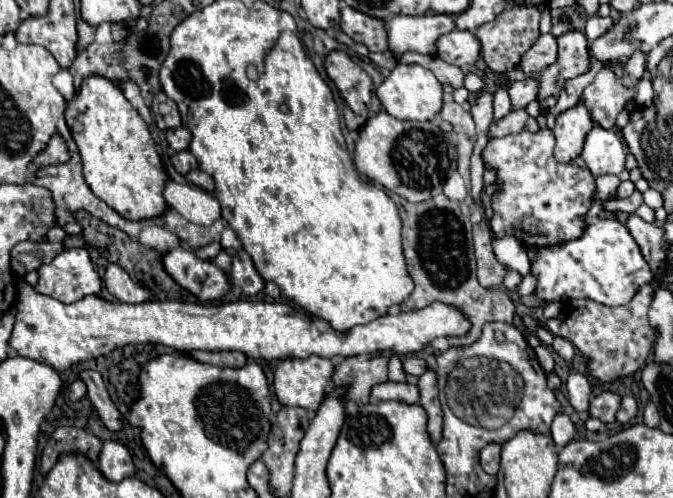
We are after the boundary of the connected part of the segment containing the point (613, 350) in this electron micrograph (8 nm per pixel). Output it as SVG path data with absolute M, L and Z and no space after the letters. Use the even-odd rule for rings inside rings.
M645 284L637 290L633 300L625 306L607 308L593 300L571 300L565 304L561 314L547 320L545 326L555 336L571 340L589 360L587 370L599 382L615 382L635 374L643 364L647 364L649 354L655 346L655 330L647 320L647 312L653 300L653 286Z

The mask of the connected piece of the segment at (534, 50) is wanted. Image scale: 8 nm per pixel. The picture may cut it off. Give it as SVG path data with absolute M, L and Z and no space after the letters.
M539 34L535 44L523 54L523 58L521 58L517 68L523 70L525 76L529 76L531 68L547 68L555 60L557 60L555 36L553 34Z

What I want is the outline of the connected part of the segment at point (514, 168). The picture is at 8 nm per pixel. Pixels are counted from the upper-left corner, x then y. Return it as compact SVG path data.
M549 128L535 134L523 130L503 138L491 138L481 152L487 170L495 170L499 192L491 196L493 218L489 220L495 238L515 236L527 248L543 248L577 240L585 224L585 214L595 196L595 178L575 162L561 164L553 158L555 136Z

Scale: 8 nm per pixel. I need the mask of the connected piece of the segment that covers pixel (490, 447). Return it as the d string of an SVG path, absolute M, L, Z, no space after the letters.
M487 444L483 450L481 450L481 466L487 474L497 474L499 470L499 458L501 458L501 444Z

